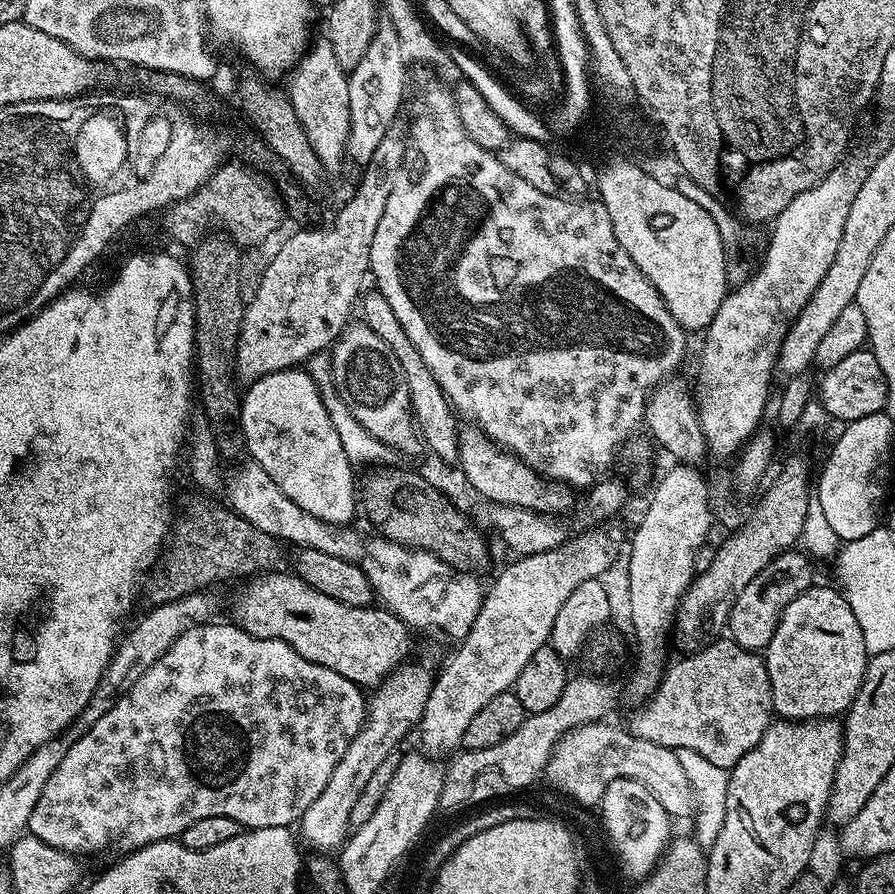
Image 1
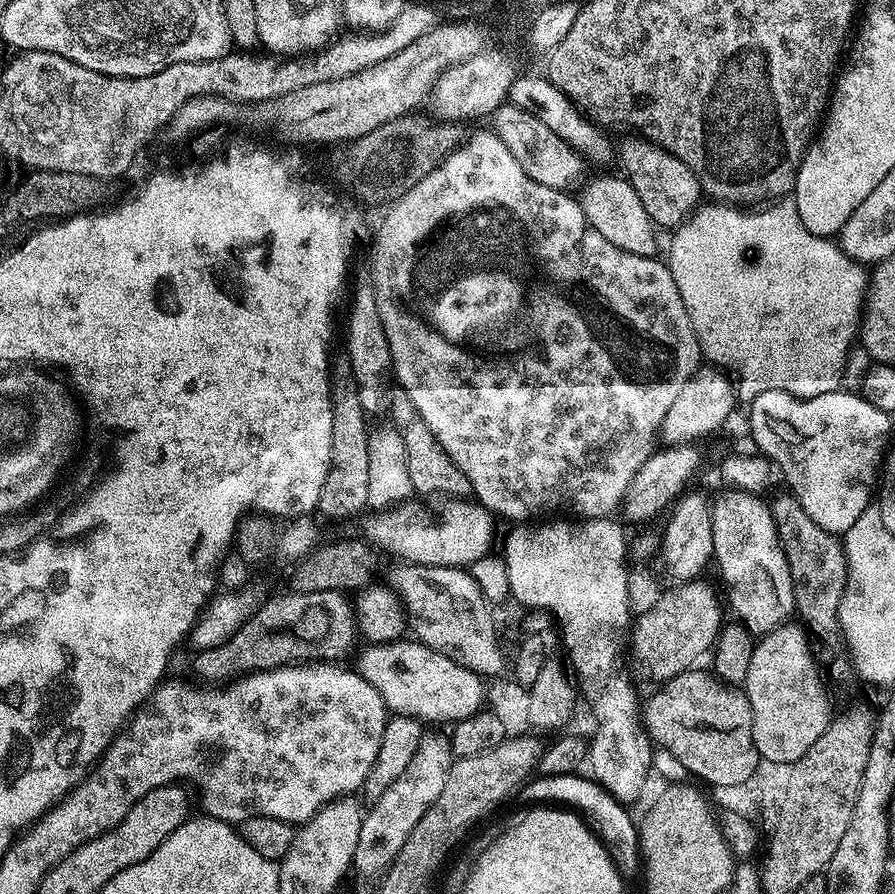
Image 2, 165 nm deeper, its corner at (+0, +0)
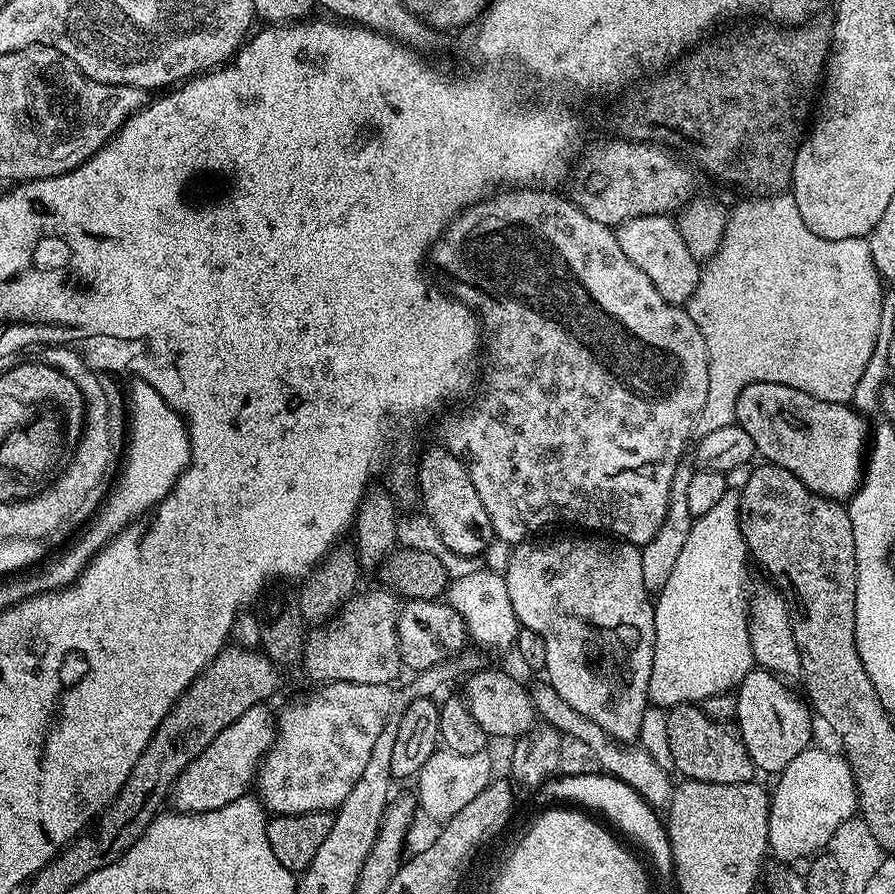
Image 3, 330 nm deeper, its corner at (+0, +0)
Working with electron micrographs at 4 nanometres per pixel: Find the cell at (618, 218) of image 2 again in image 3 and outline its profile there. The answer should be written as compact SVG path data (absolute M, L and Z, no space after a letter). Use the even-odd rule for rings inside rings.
M671 215L630 218L615 225L614 231L618 246L622 246L622 254L626 254L626 258L630 258L630 262L634 262L650 282L654 282L658 294L671 304L687 305L700 281L702 264L690 254L677 221Z

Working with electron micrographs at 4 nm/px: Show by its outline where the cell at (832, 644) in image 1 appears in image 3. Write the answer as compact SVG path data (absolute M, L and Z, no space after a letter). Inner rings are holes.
M756 666L735 689L734 727L759 771L761 768L764 772L779 774L792 759L802 754L804 748L813 743L813 709L805 703L799 691L791 692L787 687L791 688L781 677Z

